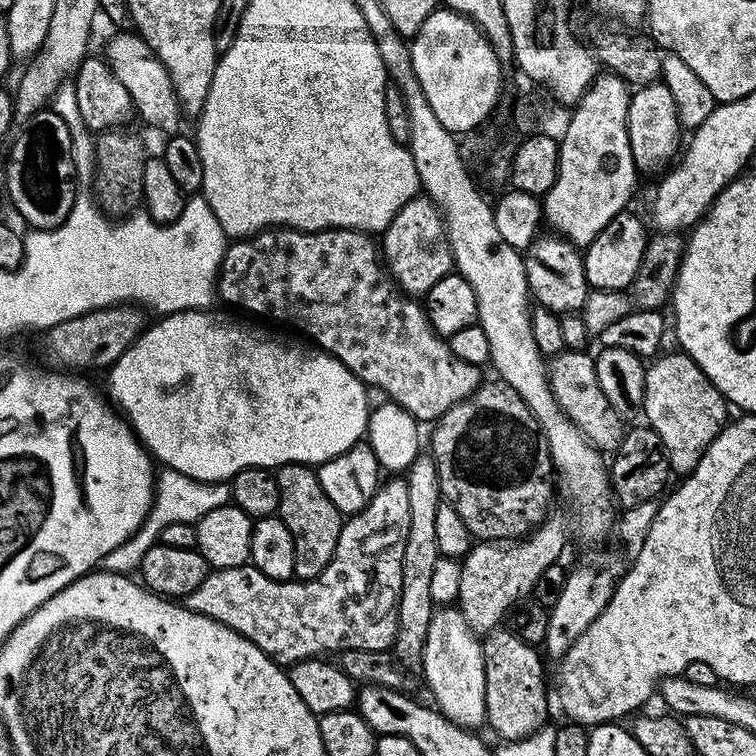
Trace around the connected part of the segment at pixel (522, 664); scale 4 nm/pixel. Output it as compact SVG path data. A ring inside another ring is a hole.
M493 630L487 633L483 637L482 645L486 674L487 727L492 727L504 742L526 739L550 720L541 653L533 645L522 642L522 638L515 636L511 630Z

